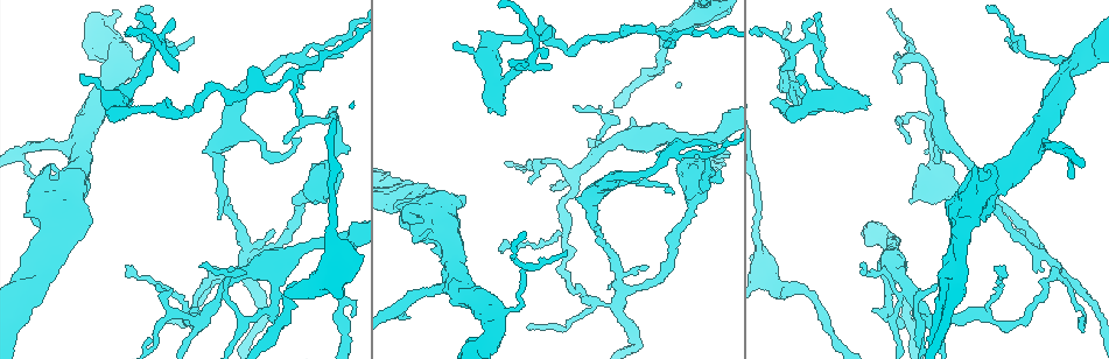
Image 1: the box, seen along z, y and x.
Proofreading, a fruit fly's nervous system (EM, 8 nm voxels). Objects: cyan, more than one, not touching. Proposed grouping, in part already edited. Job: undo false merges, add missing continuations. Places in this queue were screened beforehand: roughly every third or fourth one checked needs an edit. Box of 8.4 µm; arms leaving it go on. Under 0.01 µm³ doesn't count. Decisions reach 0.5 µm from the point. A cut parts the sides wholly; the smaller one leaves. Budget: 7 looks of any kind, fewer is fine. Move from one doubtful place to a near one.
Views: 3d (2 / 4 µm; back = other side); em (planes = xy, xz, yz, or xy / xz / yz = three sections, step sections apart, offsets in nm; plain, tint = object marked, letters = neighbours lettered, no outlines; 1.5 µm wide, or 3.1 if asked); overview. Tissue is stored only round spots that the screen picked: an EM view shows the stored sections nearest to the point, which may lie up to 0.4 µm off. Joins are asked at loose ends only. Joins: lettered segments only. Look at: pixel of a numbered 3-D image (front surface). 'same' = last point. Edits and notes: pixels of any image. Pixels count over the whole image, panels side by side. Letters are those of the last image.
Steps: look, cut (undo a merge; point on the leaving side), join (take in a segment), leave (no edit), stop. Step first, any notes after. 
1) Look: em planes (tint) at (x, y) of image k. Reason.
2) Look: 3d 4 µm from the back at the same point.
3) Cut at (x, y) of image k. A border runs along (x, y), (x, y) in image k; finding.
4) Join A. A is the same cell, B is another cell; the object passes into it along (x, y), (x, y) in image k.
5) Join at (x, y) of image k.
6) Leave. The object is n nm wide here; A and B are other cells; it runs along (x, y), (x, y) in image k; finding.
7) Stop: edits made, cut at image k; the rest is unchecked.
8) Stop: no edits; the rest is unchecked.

Look: 3d 2 µm at (503, 115) of image 1.

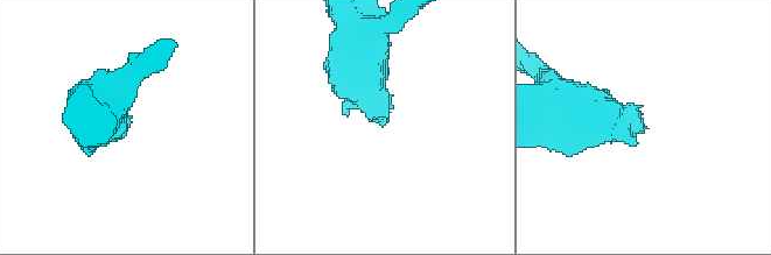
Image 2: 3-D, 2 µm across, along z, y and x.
Look: em xy step 4 (letters) at (123, 130) of image 2.

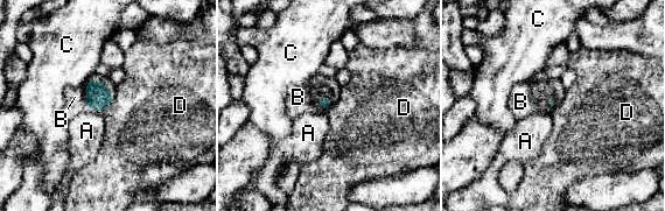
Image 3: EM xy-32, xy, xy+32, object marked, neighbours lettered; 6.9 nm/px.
Look: em planes (letters) at the same point.

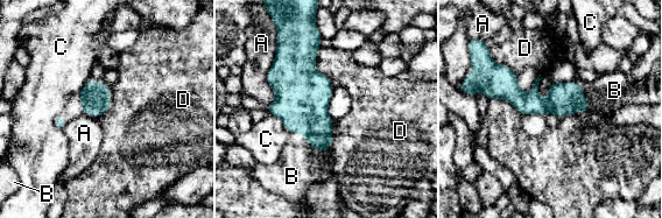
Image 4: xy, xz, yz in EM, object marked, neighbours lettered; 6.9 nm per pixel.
Join at (294, 173) of image 4. B is the same cell, A, C and D are other cells; it goes on there.

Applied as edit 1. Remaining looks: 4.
Look: overview.

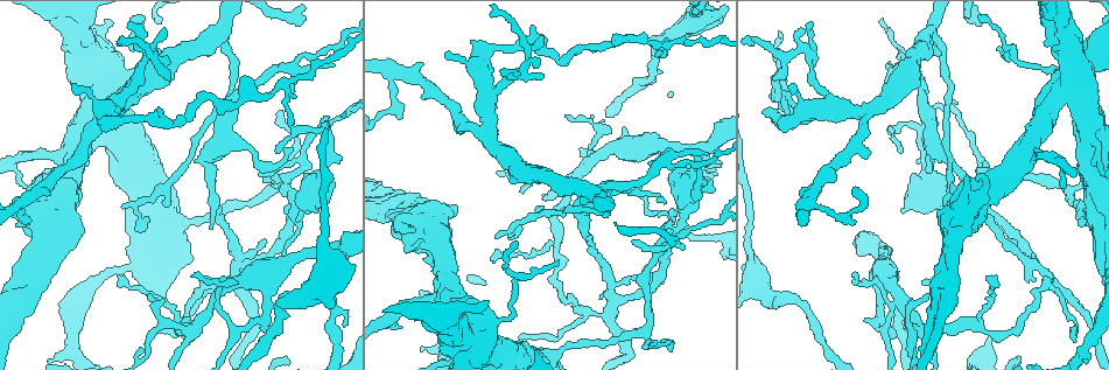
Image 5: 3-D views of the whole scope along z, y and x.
Look: em planes (tint) at (927, 155) of image 5. Thick turns thin.

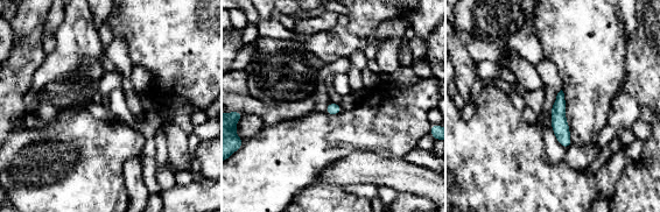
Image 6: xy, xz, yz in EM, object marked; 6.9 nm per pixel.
Look: em planes (letters) at the same point.

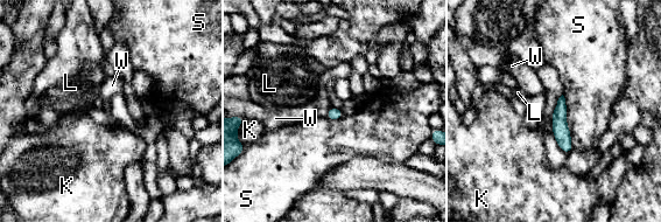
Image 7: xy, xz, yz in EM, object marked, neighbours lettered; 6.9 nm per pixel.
Leave. K, L, S and W are other cells; a border runs along (562, 95), (574, 147) in image 7; all the same neuron.

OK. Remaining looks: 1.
Stop: edits made, join at image 4; the rest is unchecked.

